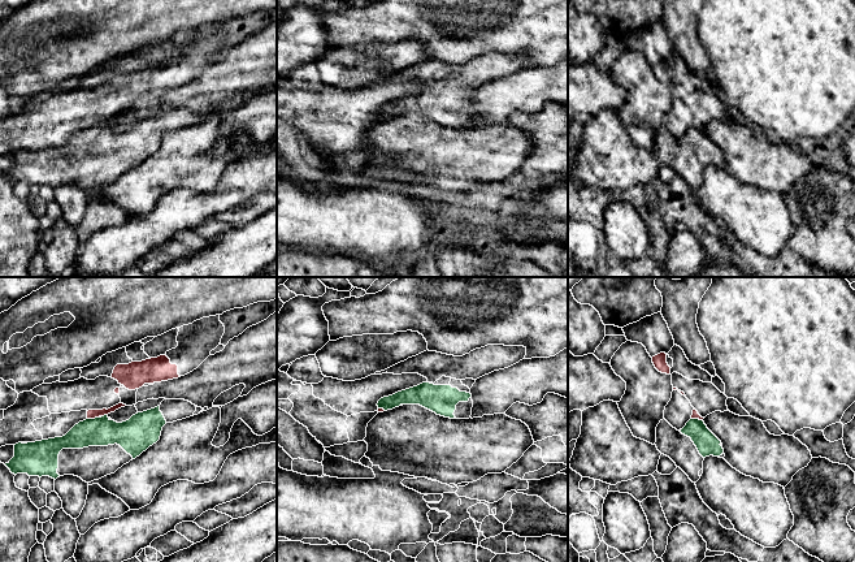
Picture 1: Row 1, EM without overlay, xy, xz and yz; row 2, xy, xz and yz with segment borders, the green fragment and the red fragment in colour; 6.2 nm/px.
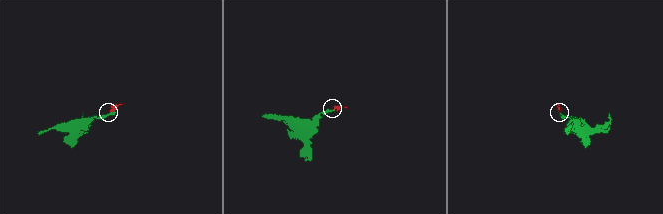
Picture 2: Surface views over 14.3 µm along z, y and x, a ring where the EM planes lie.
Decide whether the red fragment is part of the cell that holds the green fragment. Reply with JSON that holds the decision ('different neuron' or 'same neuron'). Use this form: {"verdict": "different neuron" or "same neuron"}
{"verdict": "different neuron"}

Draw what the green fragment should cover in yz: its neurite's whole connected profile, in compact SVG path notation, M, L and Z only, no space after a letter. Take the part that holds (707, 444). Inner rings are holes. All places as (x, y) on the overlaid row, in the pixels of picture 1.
M665 419L656 427L656 448L669 457L693 483L700 476L706 457L720 457L724 453L721 441L707 428L703 420L690 419L677 431Z

